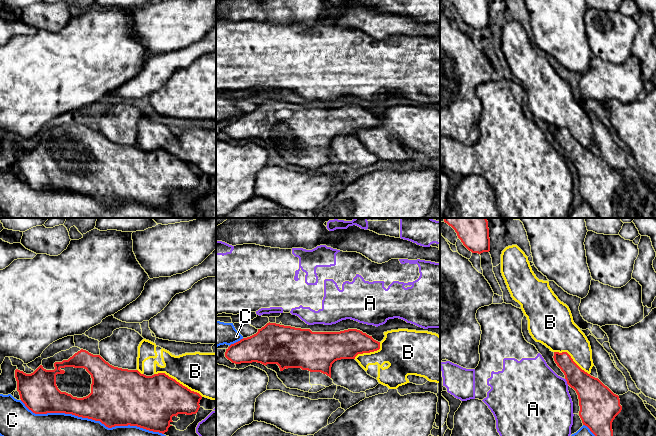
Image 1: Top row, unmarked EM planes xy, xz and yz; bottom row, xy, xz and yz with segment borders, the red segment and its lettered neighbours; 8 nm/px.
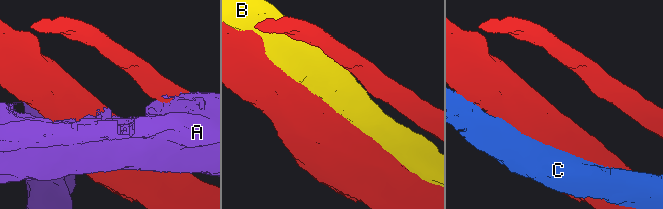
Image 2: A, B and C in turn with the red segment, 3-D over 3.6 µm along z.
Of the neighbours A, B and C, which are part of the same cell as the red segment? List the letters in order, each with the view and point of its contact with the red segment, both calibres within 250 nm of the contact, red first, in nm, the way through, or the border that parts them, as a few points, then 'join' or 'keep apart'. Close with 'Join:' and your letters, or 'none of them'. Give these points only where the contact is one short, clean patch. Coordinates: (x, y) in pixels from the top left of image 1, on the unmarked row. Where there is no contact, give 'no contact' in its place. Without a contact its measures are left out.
A: meets red in yz at (566, 156); 240 nm thick on the red side, 460 nm on the other; keep apart
B: meets red in xy at (178, 158); 400 nm thick on the red side, 340 nm on the other; keep apart
C: meets red in xy at (92, 195); 440 nm thick on the red side, 420 nm on the other; keep apart
Join: none of them

